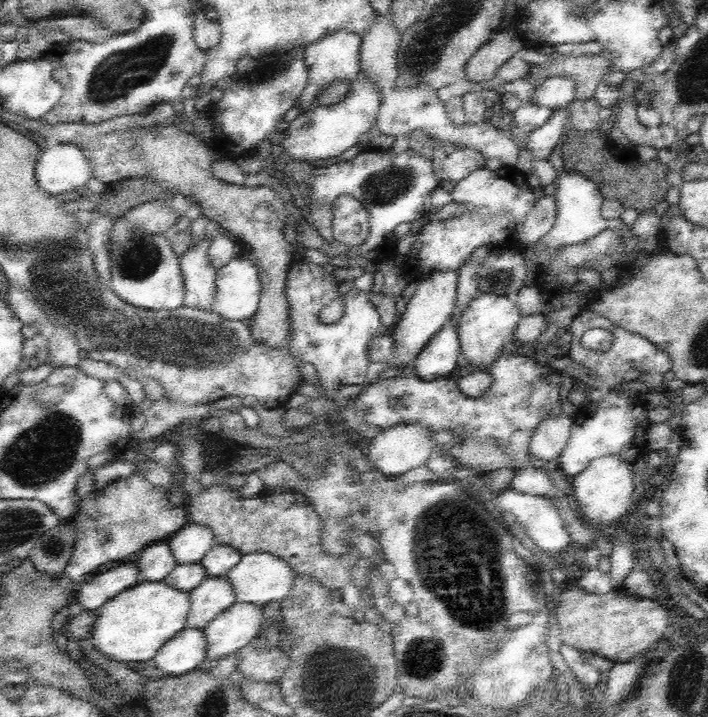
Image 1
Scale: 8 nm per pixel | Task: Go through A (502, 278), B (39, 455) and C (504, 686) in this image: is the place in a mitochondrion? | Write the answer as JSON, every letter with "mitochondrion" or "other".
{"A":"mitochondrion","B":"mitochondrion","C":"other"}

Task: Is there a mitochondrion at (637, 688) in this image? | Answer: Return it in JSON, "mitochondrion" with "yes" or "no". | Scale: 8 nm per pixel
{"mitochondrion":"no"}

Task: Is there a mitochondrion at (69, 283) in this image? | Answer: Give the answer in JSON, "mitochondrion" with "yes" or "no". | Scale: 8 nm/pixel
{"mitochondrion":"yes"}

